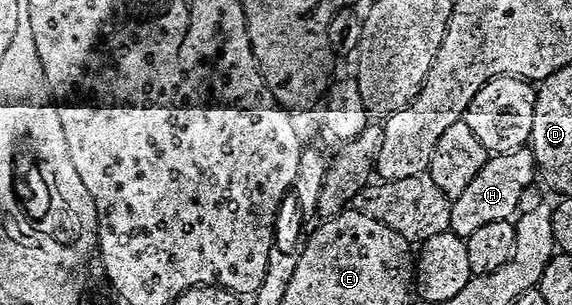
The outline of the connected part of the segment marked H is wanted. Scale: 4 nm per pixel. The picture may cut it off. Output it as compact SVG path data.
M528 148L509 154L491 155L478 172L478 176L470 180L465 191L451 199L448 229L466 240L485 224L509 221L521 209L520 201L523 200L524 193L531 188L532 181L536 182L537 178L535 158Z

